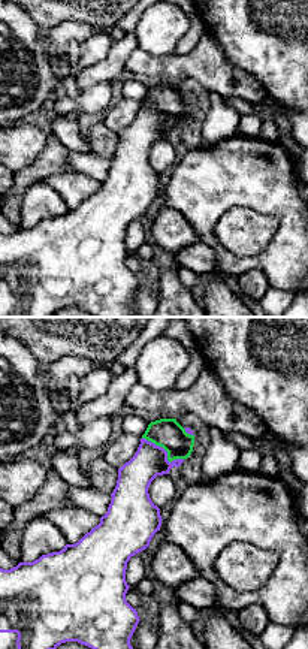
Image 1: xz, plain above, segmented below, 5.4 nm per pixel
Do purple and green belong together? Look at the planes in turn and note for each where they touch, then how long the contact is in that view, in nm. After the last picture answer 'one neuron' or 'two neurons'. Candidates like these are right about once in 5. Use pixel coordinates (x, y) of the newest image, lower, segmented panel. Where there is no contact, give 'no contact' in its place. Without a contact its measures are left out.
contact (166, 452); length 260 nm

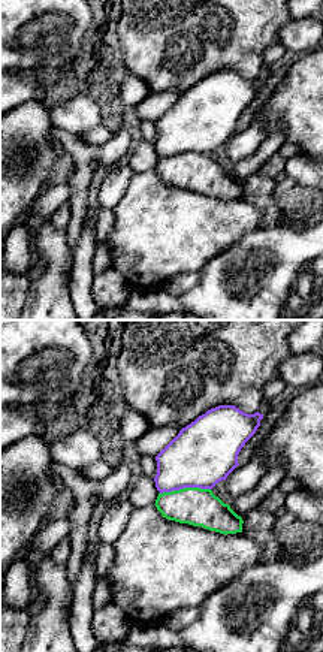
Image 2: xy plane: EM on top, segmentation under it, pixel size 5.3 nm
contact (184, 486); length 280 nm

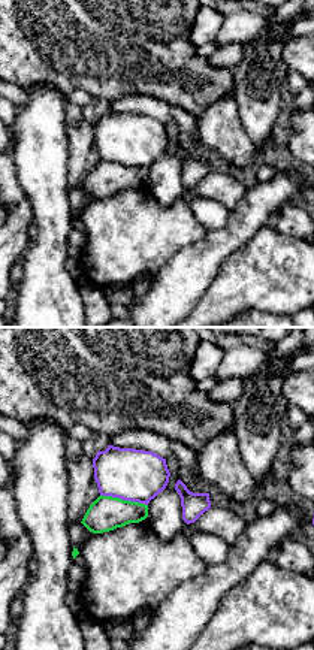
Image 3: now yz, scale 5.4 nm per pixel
contact (124, 499); length 260 nm

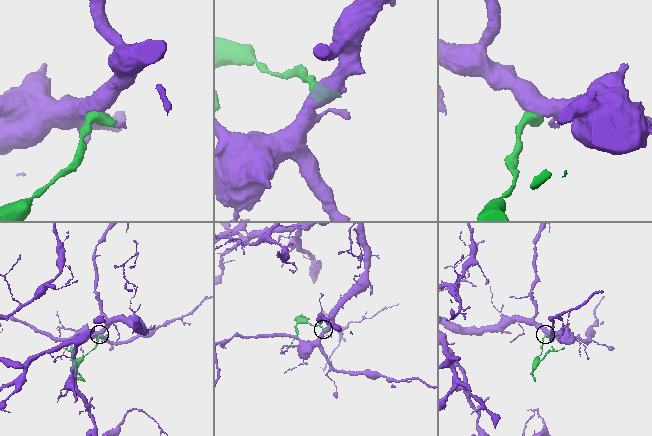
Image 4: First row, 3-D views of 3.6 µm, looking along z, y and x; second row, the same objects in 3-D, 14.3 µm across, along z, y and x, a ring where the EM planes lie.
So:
two neurons

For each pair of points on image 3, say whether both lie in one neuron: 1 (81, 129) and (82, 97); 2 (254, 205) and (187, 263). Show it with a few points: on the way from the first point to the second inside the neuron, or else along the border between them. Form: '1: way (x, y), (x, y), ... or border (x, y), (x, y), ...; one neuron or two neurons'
1: border (66, 97), (81, 108); two neurons
2: way (239, 223), (205, 257); one neuron

